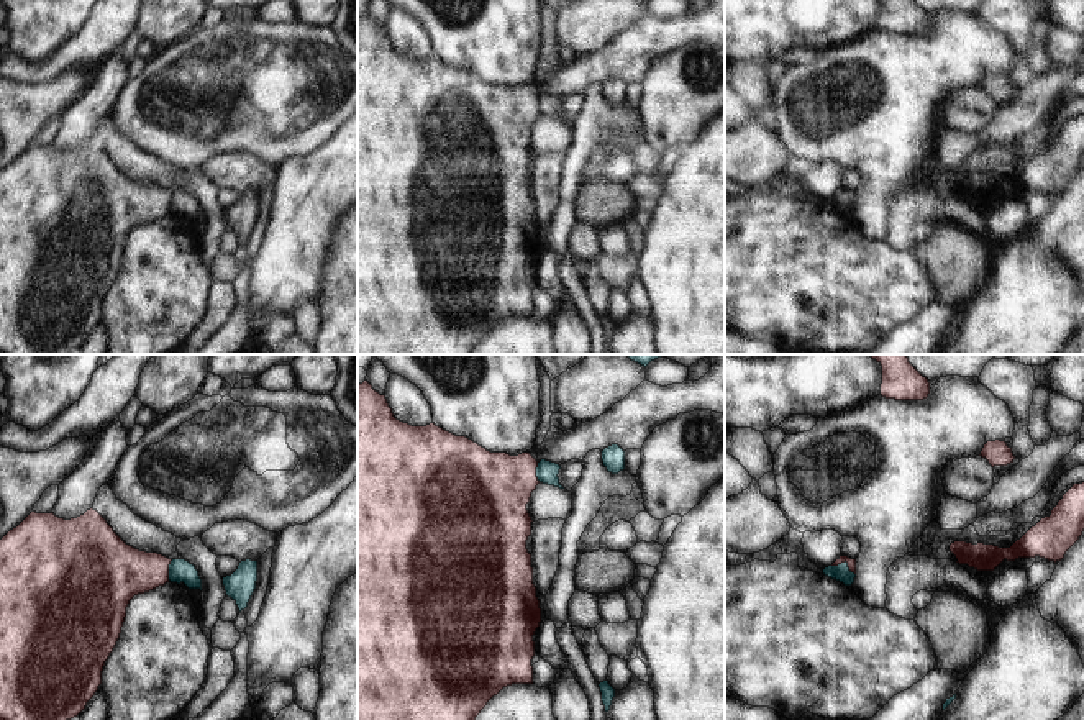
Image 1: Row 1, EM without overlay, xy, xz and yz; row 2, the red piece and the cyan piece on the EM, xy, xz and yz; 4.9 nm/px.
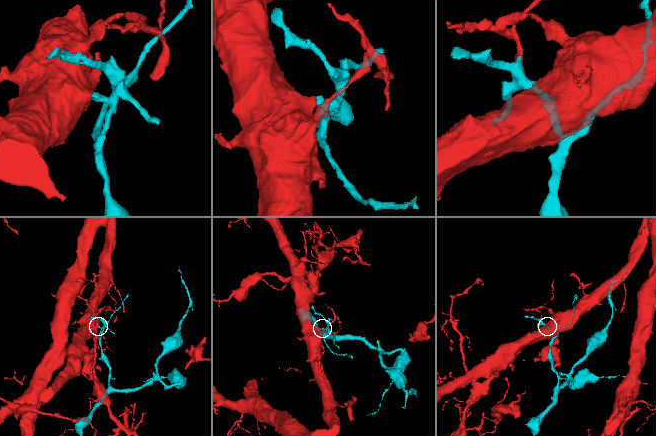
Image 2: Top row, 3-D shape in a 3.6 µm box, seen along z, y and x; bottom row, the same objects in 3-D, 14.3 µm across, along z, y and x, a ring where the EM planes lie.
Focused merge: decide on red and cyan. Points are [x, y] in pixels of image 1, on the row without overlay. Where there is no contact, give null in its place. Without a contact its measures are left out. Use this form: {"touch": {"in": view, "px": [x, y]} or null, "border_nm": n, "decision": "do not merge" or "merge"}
{"touch": {"in": "yz", "px": [845, 192]}, "border_nm": 130, "decision": "do not merge"}

